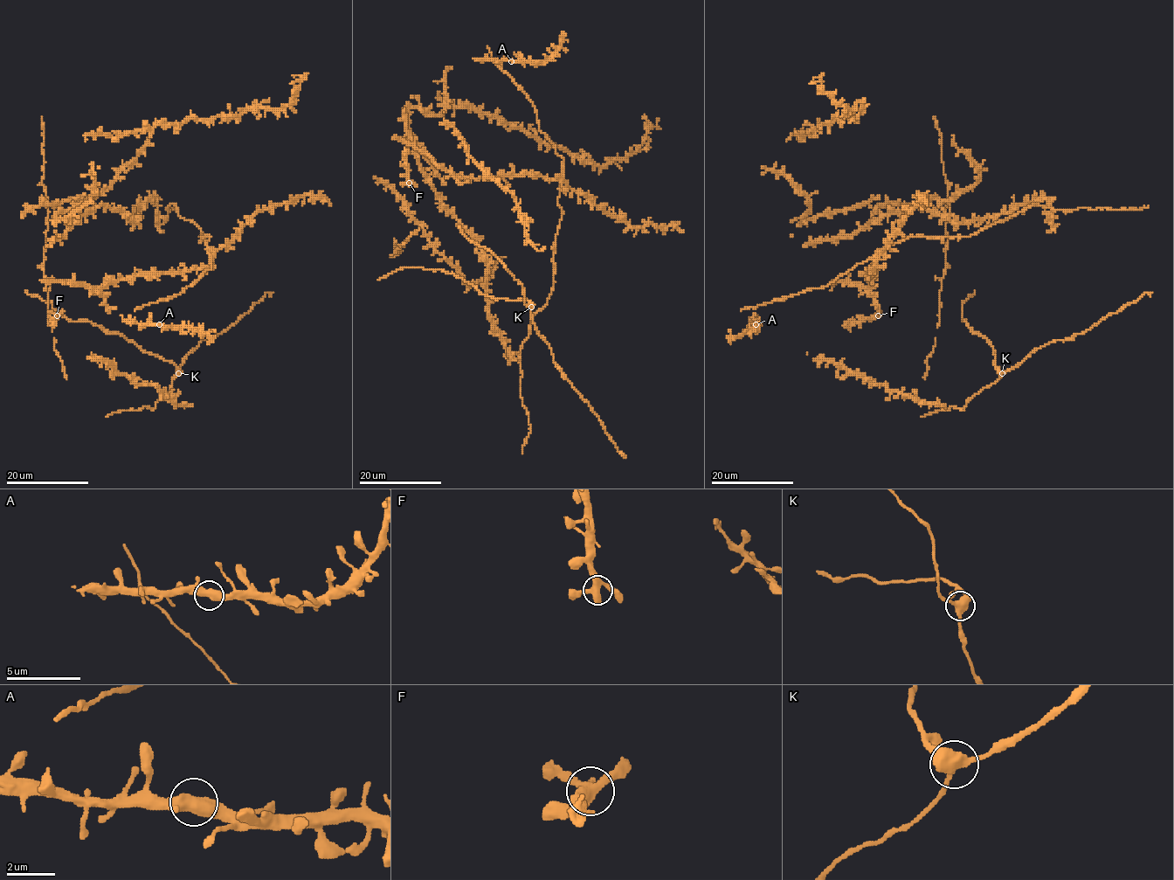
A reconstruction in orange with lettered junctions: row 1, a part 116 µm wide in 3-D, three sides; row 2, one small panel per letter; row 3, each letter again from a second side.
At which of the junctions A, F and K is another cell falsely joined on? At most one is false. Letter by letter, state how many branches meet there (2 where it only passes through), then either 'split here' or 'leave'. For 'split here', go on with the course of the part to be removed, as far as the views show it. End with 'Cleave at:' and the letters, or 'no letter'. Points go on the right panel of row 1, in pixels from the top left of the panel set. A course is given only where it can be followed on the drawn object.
A: branches 3; leave
F: branches 3; leave
K: branches 3; split here; course (1002, 372), (993, 363), (993, 349), (989, 342), (973, 332), (962, 318), (963, 302), (974, 290)
Cleave at: K

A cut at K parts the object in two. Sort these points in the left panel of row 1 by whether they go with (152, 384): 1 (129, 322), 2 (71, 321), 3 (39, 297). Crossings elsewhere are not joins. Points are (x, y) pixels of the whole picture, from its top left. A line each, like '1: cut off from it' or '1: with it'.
1: with it
2: cut off from it
3: cut off from it

